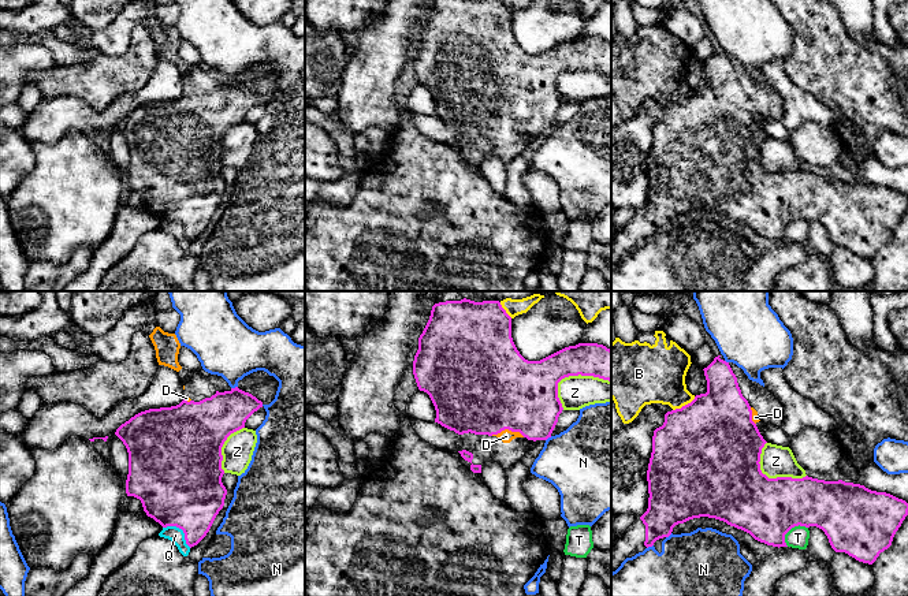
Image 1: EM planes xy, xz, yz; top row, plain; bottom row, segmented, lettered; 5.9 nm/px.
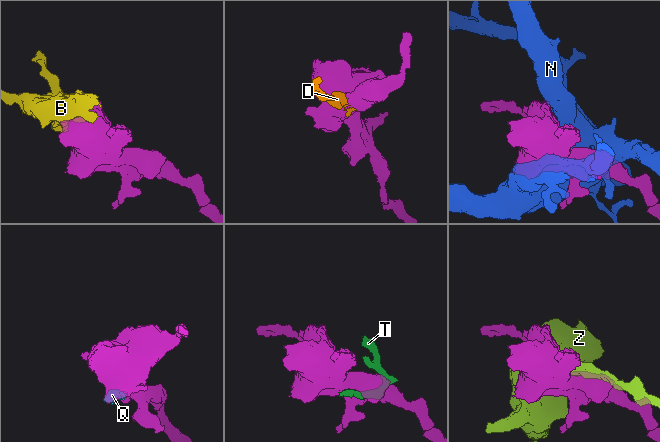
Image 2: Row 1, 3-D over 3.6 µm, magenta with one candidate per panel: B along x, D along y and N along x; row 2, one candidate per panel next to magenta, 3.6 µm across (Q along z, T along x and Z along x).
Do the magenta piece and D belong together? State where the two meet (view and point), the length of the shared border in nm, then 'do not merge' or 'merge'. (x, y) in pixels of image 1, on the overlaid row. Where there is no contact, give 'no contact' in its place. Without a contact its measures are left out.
contact xz (508, 428); length 200 nm; merge

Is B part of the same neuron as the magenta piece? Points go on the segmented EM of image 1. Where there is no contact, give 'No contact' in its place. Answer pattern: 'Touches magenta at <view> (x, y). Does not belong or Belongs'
Touches magenta at yz (685, 405). Does not belong

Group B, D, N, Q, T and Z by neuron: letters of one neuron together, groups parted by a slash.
B / D / N / Q T / Z

